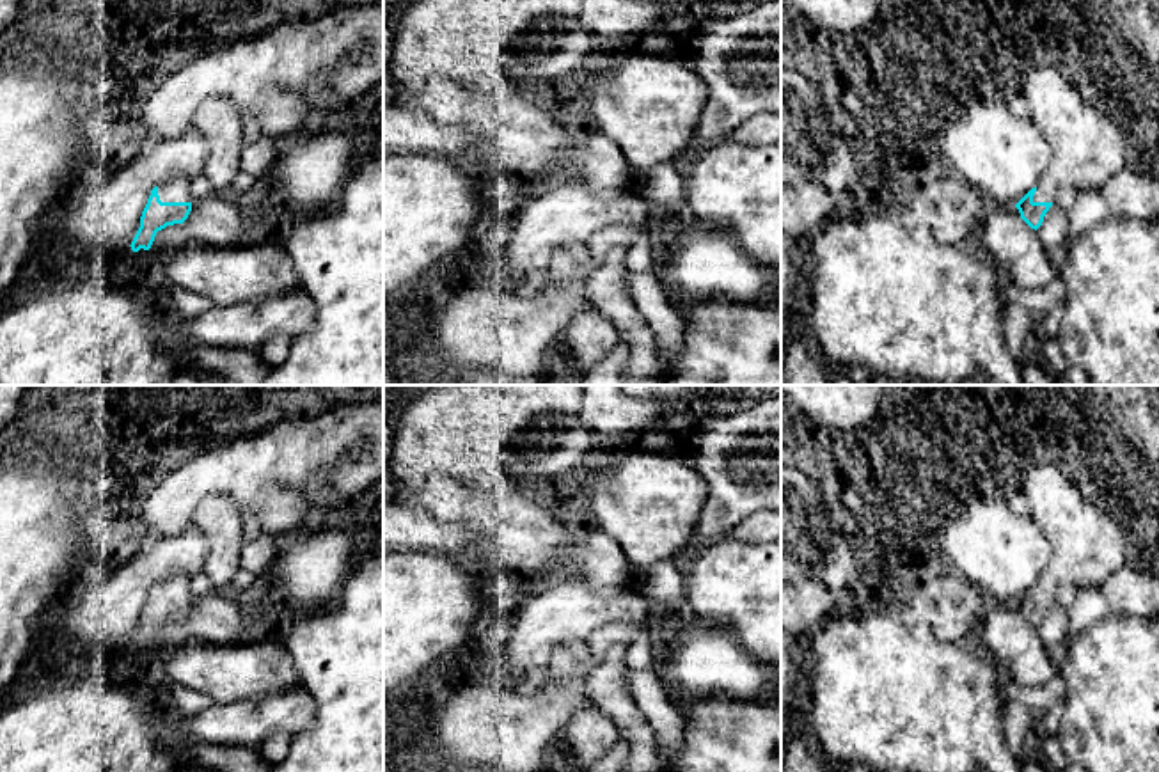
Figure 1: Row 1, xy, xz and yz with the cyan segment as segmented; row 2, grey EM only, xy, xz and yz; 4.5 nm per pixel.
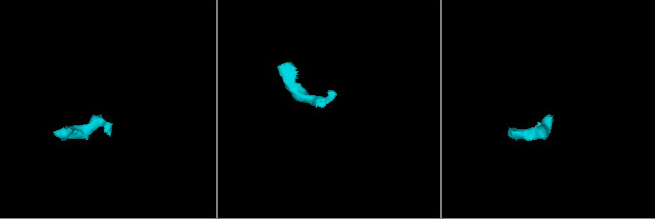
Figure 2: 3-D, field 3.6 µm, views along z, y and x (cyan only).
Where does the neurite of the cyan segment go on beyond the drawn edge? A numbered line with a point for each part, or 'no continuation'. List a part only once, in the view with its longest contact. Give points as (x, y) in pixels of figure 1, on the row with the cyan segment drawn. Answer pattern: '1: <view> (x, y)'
1: xy (174, 190)

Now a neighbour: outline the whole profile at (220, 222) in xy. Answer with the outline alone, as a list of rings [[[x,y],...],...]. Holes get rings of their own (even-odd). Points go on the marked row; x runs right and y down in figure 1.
[[[208,197],[192,201],[192,211],[183,224],[167,225],[158,231],[149,250],[122,250],[117,259],[162,256],[165,250],[181,248],[190,241],[201,241],[211,247],[231,247],[247,243],[263,236],[252,213],[240,201]]]

